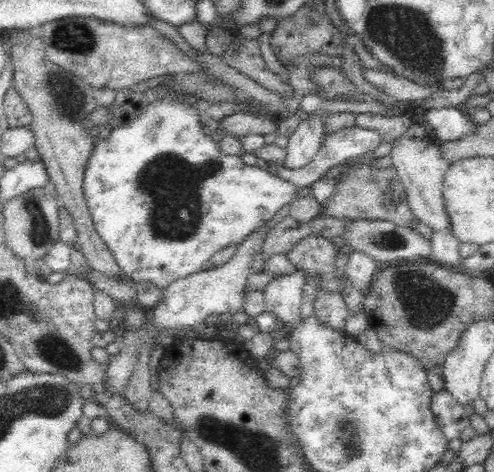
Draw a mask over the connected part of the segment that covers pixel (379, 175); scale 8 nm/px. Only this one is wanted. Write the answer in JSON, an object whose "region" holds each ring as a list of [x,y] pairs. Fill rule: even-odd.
{"region":[[[364,164],[343,174],[335,185],[335,193],[321,204],[322,214],[344,218],[348,221],[385,220],[393,222],[396,226],[415,230],[414,222],[418,222],[418,218],[414,216],[408,205],[404,185],[394,166],[375,168]]]}

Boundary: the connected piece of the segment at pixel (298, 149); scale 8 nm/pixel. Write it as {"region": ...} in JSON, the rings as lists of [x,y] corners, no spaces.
{"region":[[[310,113],[306,120],[301,120],[298,128],[289,134],[286,158],[280,163],[281,166],[299,169],[316,156],[325,135],[325,118],[325,113]]]}

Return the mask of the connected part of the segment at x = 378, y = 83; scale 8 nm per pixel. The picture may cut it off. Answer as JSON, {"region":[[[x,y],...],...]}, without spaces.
{"region":[[[382,68],[363,69],[363,77],[372,86],[385,92],[390,98],[399,101],[422,101],[427,99],[436,89],[430,84],[416,84],[407,78],[390,73]]]}

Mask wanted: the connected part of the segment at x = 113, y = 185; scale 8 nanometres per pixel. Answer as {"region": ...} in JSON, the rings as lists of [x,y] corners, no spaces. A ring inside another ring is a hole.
{"region":[[[166,91],[156,100],[144,105],[130,122],[120,126],[120,128],[114,128],[107,139],[97,140],[83,174],[83,195],[94,221],[94,226],[98,235],[106,243],[106,247],[112,251],[116,263],[122,268],[122,273],[126,274],[126,278],[134,283],[144,280],[157,285],[162,290],[168,288],[178,278],[192,275],[208,267],[212,256],[216,252],[230,246],[230,244],[238,245],[240,242],[244,242],[254,230],[262,228],[268,220],[272,219],[284,204],[290,204],[298,198],[295,197],[295,193],[299,188],[296,188],[293,184],[257,165],[245,164],[240,155],[231,155],[222,151],[218,147],[218,143],[214,142],[211,136],[204,132],[200,119],[198,119],[198,109],[194,105],[186,103],[186,99],[182,99],[184,95],[186,94]]]}

